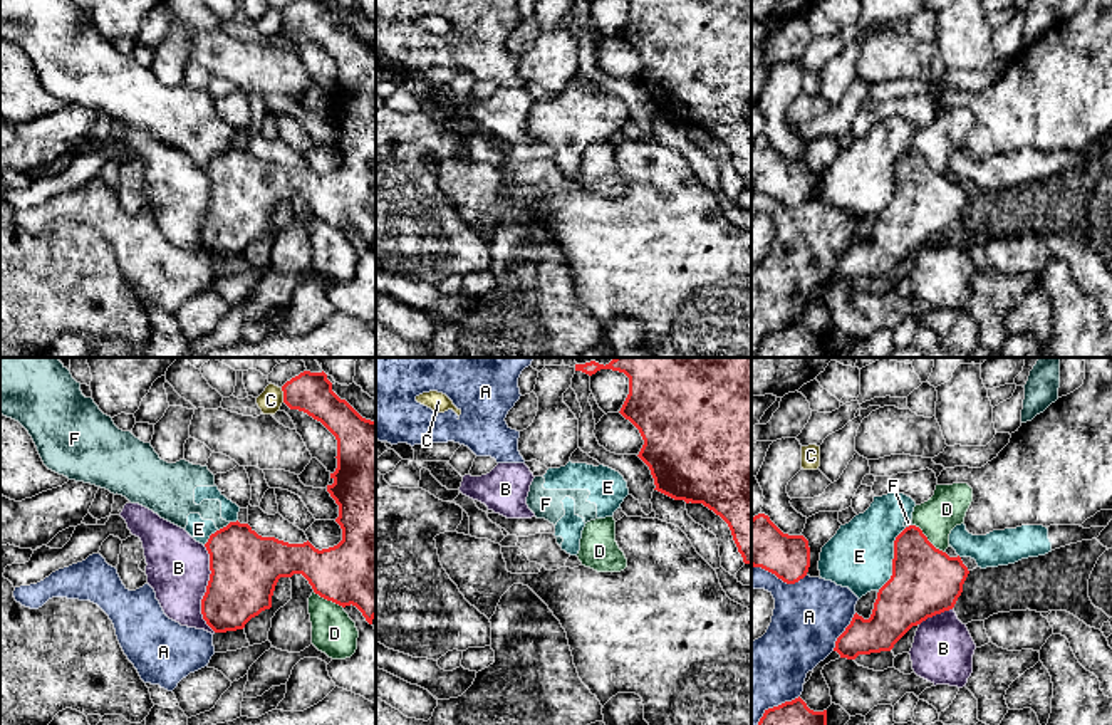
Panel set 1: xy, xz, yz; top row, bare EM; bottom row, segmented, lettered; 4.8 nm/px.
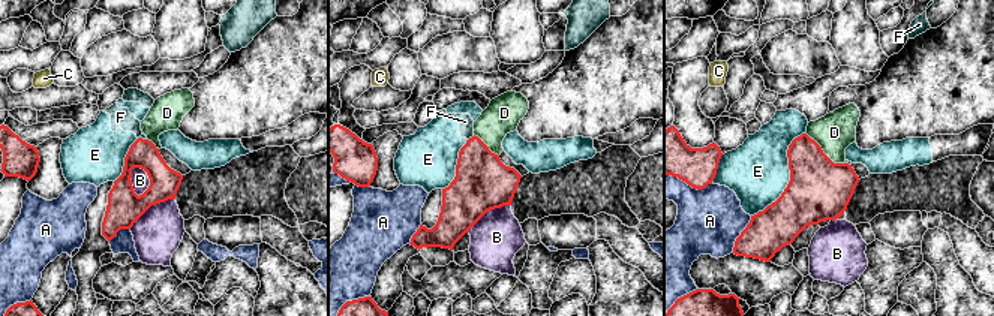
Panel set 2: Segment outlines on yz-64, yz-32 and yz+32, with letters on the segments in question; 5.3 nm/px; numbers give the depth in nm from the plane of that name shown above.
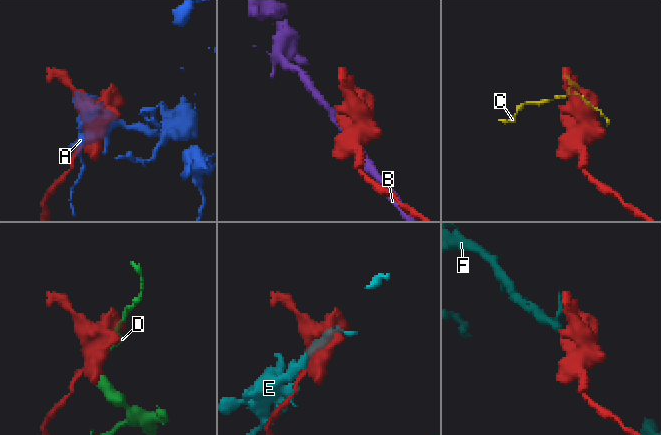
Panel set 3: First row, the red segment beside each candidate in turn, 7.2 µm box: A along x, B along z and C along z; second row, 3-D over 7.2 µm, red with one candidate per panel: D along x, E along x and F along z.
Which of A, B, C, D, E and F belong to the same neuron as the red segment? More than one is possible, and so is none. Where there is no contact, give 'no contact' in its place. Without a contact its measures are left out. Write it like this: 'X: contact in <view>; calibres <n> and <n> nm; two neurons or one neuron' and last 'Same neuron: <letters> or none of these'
A: contact in yz; calibres 240 and 340 nm; two neurons
B: contact in xy; calibres 340 and 300 nm; two neurons
C: contact in xy; calibres 190 and 110 nm; two neurons
D: contact in yz; calibres 320 and 190 nm; two neurons
E: contact in yz; calibres 320 and 320 nm; two neurons
F: contact in xy; calibres 340 and 160 nm; two neurons
Same neuron: none of these

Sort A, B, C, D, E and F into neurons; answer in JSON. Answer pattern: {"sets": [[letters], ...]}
{"sets": [["A"], ["B"], ["C"], ["D"], ["E", "F"]]}

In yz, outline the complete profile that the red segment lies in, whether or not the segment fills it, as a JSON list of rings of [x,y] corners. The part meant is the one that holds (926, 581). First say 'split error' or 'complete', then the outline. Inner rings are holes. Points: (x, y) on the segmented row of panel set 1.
complete; [[[916,525],[894,540],[892,576],[879,589],[869,619],[857,613],[837,638],[840,658],[891,651],[912,628],[954,608],[969,571],[961,557],[936,549]]]

